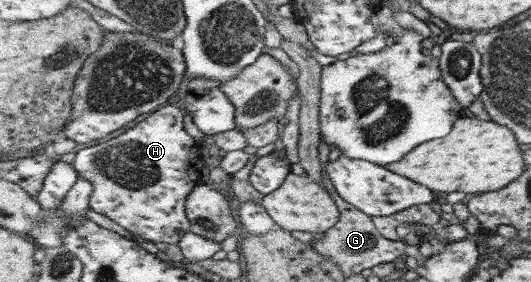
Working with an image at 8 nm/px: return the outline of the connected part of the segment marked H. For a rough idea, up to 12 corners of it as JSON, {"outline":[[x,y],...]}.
{"outline":[[168,105],[79,150],[91,209],[179,245],[203,182],[197,140]]}

